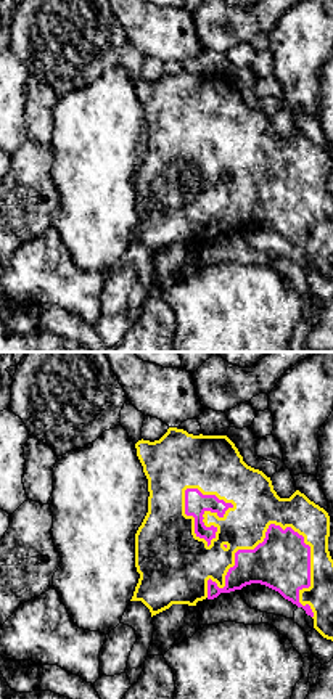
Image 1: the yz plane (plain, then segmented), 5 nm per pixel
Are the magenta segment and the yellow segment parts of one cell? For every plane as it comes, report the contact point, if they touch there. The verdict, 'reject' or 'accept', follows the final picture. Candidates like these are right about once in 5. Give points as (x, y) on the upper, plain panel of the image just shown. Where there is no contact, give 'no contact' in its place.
meets magenta at (246, 190)

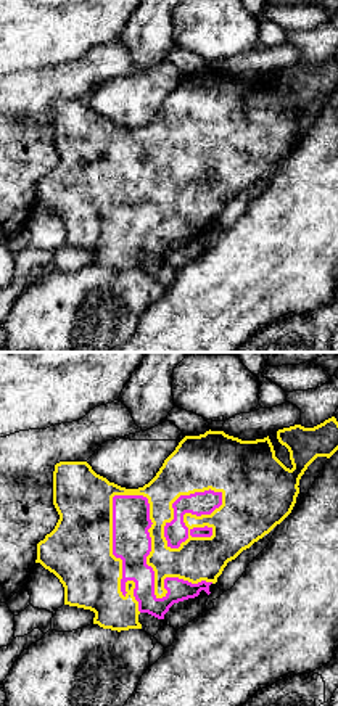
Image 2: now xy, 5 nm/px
meets magenta at (147, 205)

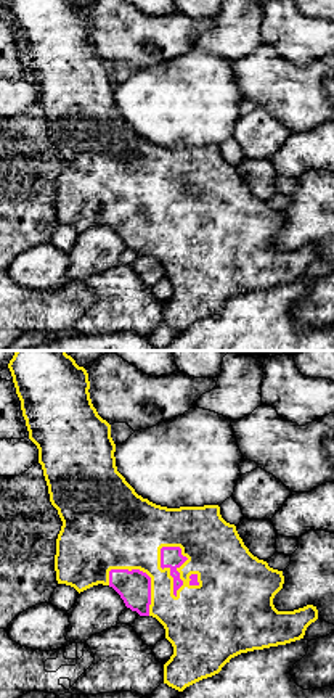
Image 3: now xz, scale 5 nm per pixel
meets magenta at (171, 209)

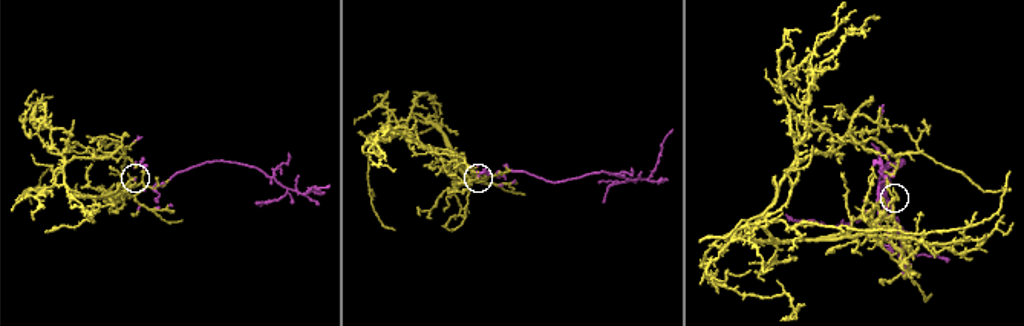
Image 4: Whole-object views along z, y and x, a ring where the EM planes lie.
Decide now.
accept

